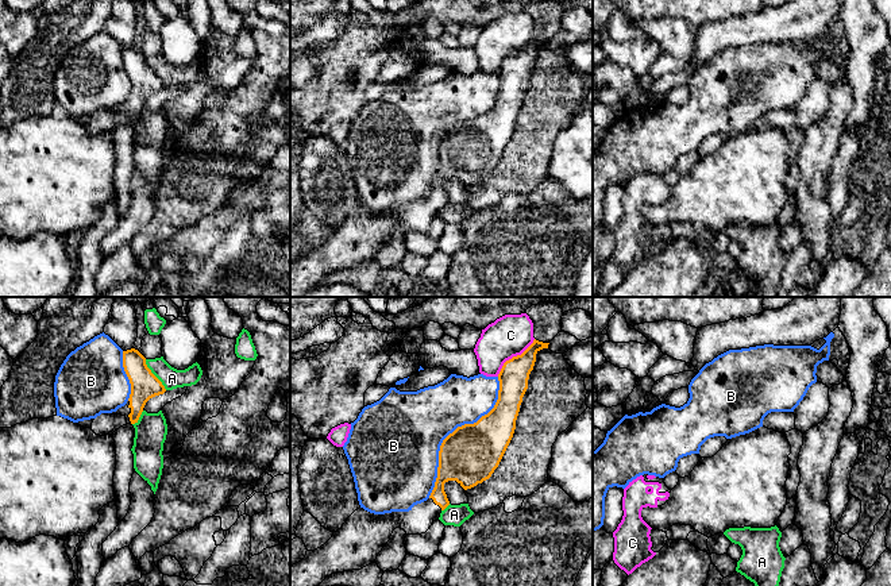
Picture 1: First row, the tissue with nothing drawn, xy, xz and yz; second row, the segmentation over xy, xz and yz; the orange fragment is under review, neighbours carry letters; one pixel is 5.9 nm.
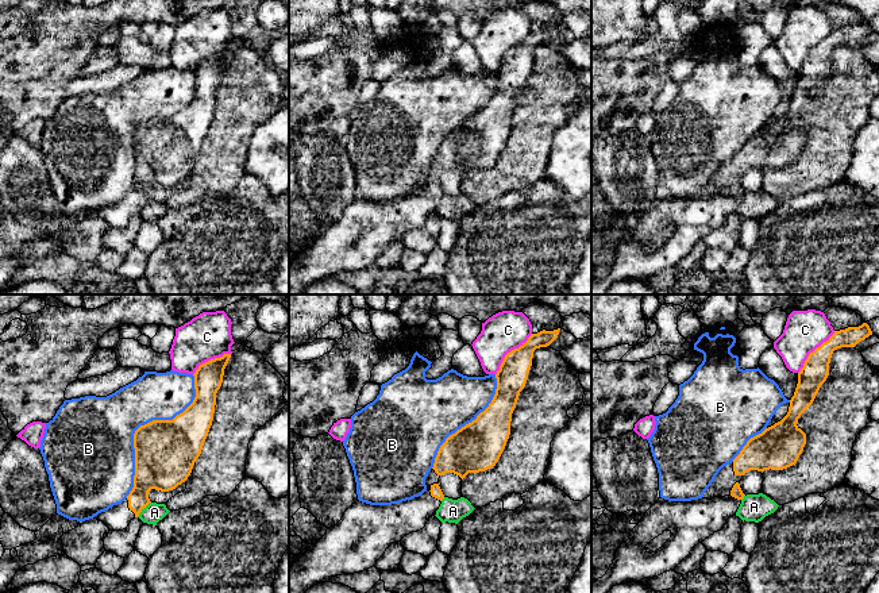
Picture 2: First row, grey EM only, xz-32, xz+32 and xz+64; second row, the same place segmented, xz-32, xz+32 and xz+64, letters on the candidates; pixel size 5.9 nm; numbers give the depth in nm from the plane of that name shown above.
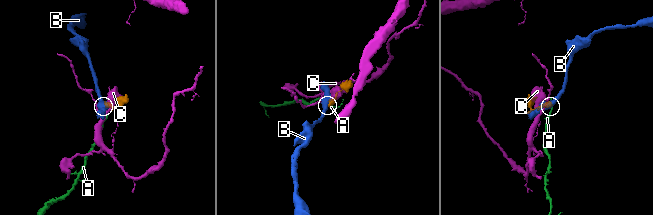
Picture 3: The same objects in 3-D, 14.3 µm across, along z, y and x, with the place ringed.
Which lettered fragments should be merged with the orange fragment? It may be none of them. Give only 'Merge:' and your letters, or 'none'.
Merge: none

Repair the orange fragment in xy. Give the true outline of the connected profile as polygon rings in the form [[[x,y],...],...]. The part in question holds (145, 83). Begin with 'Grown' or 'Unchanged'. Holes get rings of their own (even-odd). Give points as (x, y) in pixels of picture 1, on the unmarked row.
Grown. [[[135,46],[123,49],[123,65],[131,81],[131,92],[127,101],[112,112],[122,112],[127,122],[138,120],[146,100],[166,89],[162,80],[146,62],[146,55]]]

